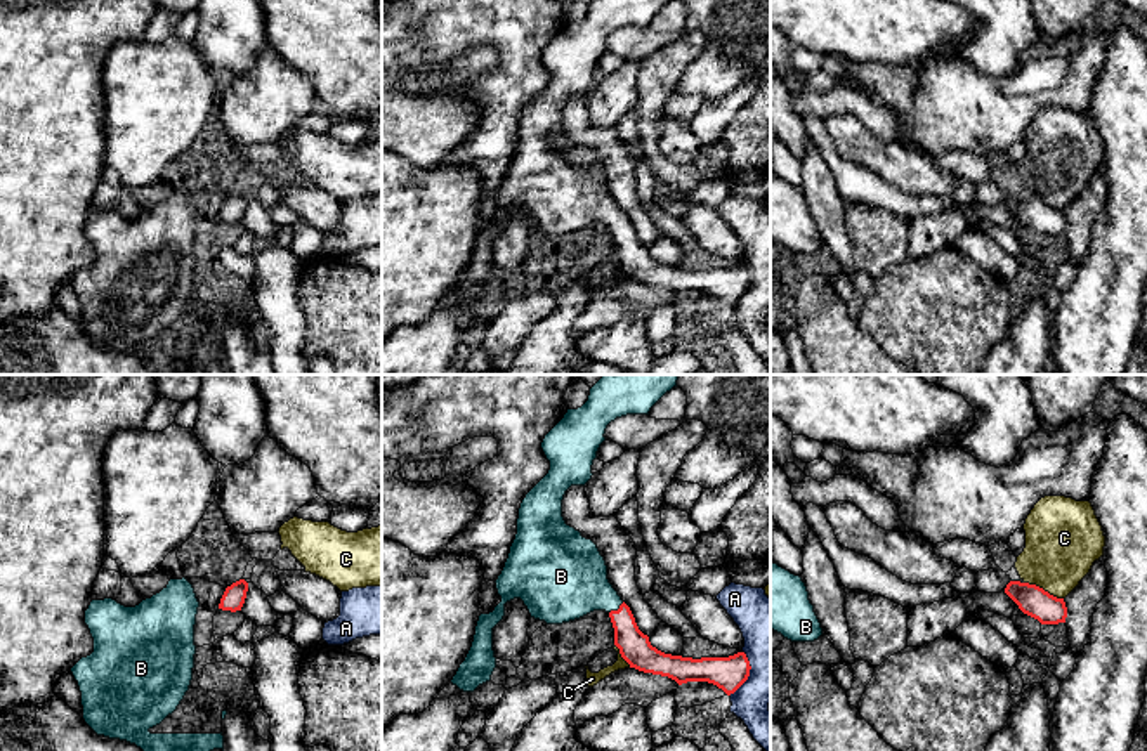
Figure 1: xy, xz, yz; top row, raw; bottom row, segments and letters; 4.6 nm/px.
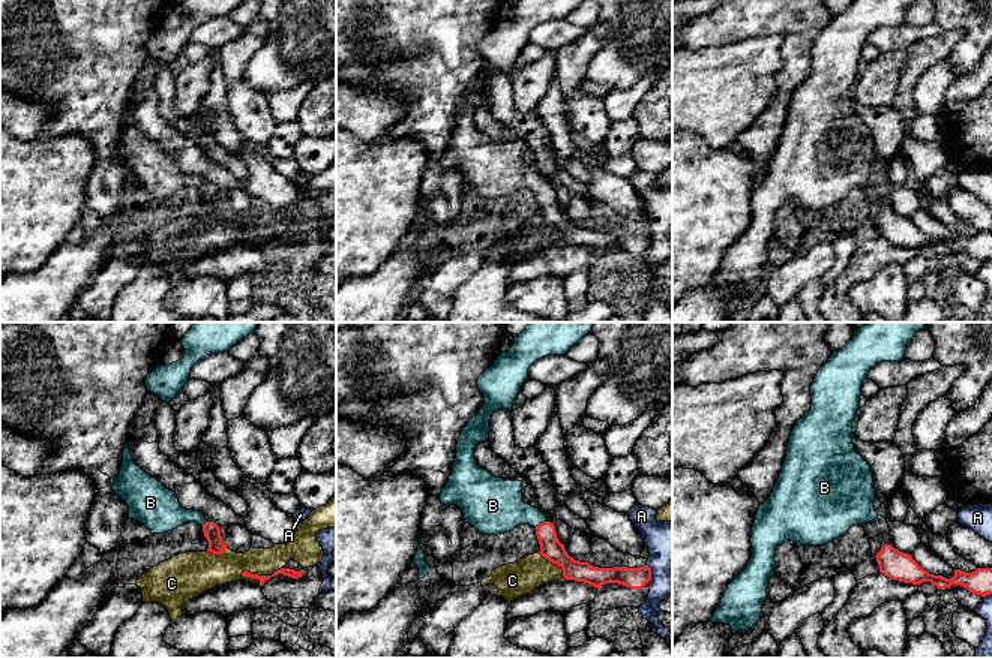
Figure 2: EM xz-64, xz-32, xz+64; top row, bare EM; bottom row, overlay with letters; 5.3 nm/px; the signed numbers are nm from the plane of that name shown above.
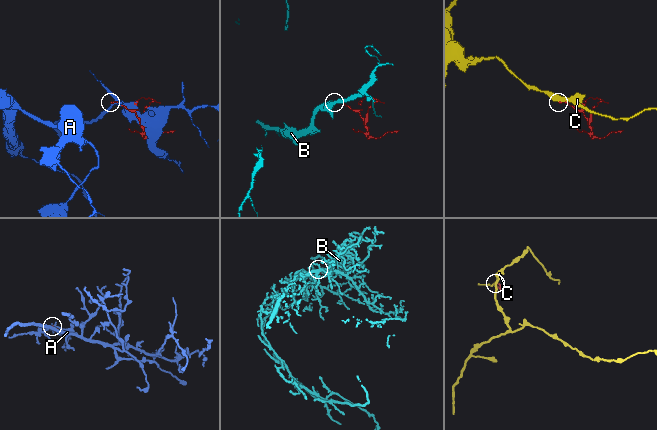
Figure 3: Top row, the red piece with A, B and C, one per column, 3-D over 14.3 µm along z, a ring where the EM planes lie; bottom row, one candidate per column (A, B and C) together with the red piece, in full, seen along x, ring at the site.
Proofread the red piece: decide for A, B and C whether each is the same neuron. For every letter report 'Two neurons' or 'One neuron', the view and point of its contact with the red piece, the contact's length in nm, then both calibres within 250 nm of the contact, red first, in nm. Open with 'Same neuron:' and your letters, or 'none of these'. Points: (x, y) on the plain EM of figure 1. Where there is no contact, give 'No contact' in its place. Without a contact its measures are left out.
Same neuron: B
A: Two neurons. Touches red at xz (748, 285). Shared border 220 nm. Thickness 160 nm (red) against 260 nm
B: One neuron. Touches red at xz (618, 221). Shared border 90 nm. Thickness 150 nm (red) against 320 nm
C: Two neurons. Touches red at yz (1042, 200). Shared border 200 nm. Thickness 140 nm (red) against 360 nm

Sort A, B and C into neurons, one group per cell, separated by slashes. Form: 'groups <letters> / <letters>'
groups A / B / C

